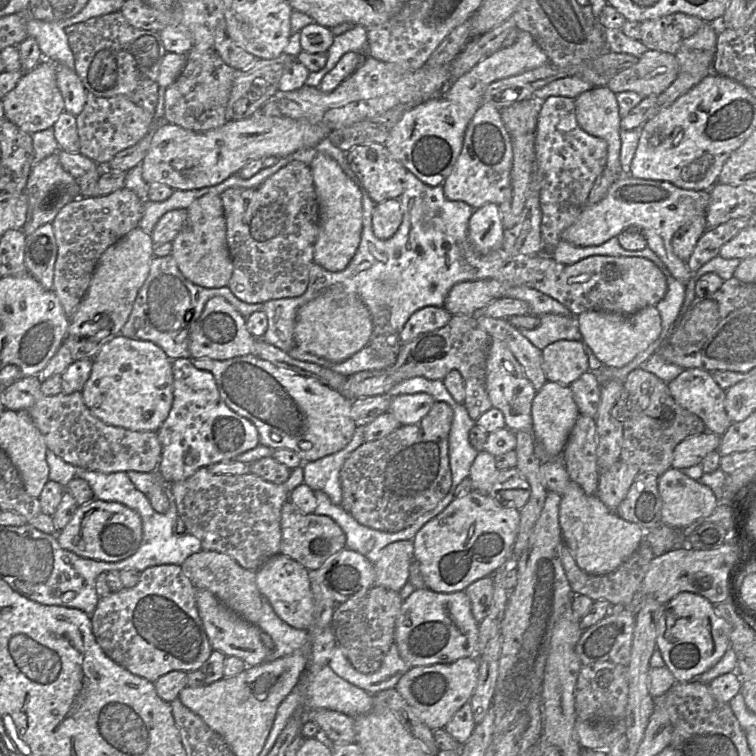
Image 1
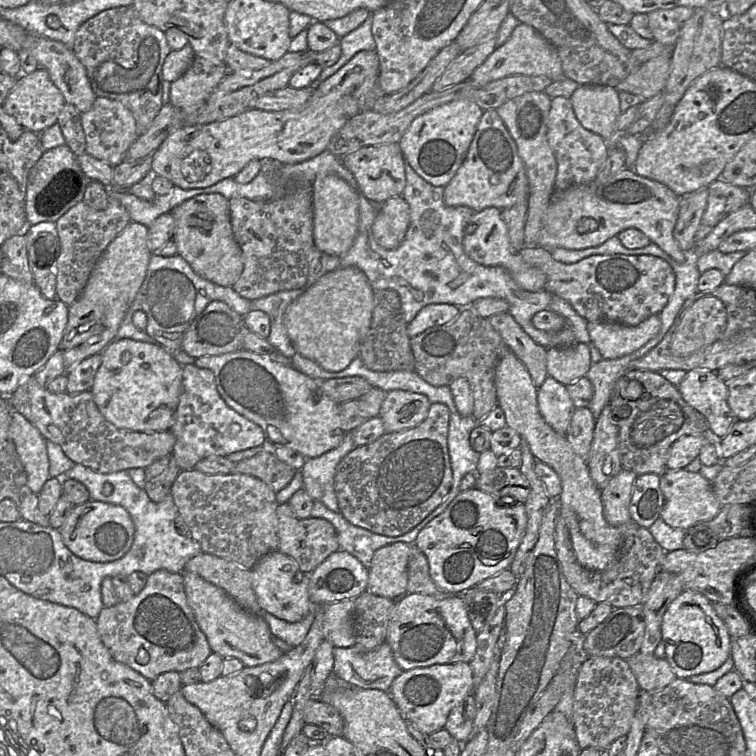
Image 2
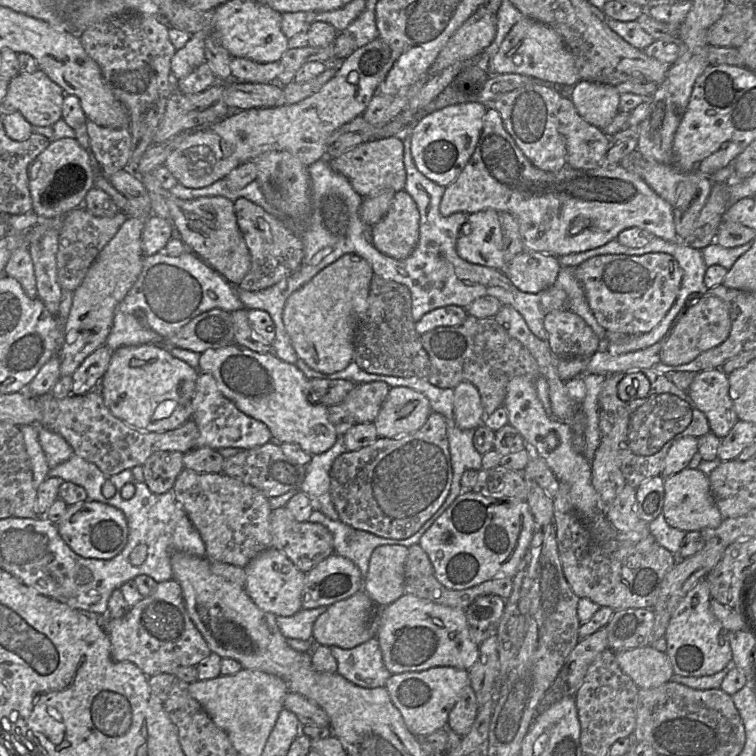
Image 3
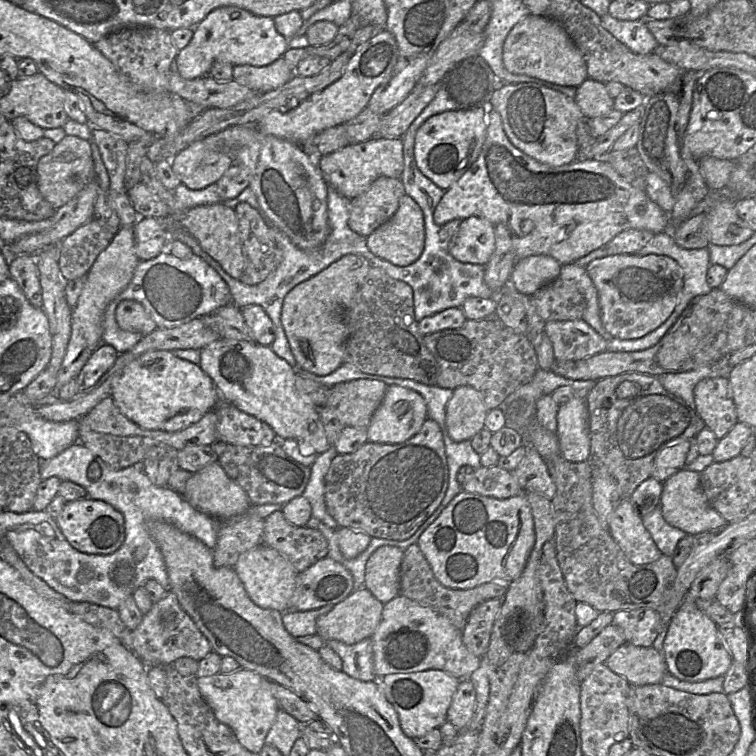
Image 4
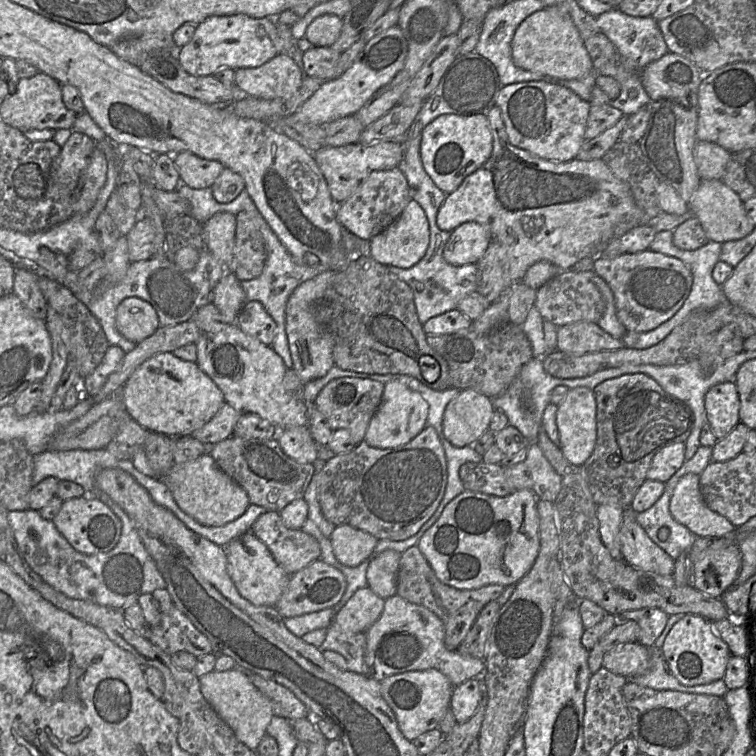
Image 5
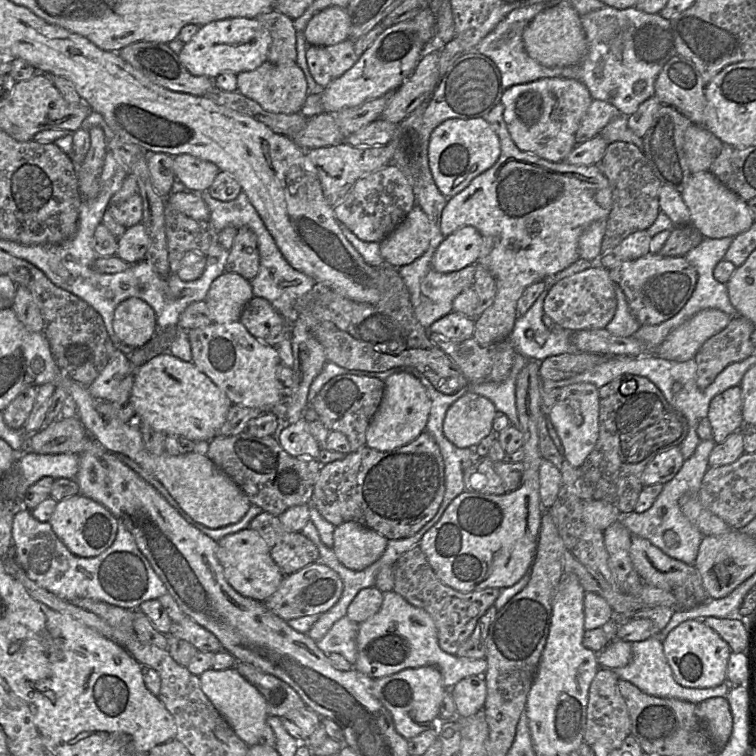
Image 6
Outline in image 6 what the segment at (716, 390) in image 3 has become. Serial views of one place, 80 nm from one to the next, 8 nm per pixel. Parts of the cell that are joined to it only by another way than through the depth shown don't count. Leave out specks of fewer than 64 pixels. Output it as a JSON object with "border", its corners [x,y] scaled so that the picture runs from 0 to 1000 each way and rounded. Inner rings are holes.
{"border":[[[979,511],[966,512],[942,526],[935,553],[939,558],[943,583],[950,587],[972,570],[981,569],[981,517]]]}

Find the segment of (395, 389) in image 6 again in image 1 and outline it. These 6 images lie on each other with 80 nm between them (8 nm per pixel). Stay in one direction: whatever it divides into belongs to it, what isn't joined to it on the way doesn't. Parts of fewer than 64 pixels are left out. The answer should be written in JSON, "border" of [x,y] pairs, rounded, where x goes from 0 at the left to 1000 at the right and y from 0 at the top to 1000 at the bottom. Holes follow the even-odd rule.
{"border":[[[565,520],[533,521],[519,526],[515,544],[530,562],[554,558],[577,530]]]}

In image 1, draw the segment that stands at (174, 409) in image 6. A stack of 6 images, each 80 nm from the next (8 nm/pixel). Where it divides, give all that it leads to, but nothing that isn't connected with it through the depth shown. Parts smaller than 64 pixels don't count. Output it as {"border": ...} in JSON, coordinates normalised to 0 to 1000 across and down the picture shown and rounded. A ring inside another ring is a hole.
{"border":[[[155,443],[122,474],[120,493],[107,521],[122,549],[143,562],[208,570],[229,532],[228,476],[201,452]]]}

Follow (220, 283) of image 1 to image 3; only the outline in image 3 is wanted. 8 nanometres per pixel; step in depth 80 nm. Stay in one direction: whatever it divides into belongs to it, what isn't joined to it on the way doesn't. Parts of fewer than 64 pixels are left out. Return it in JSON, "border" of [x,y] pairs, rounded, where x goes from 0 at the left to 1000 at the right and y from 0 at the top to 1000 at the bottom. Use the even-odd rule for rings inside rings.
{"border":[[[202,226],[184,233],[196,255],[216,262],[235,313],[253,332],[290,361],[303,376],[315,378],[331,356],[331,335],[313,298],[310,270],[295,259],[270,259],[251,265],[231,261],[214,249]]]}

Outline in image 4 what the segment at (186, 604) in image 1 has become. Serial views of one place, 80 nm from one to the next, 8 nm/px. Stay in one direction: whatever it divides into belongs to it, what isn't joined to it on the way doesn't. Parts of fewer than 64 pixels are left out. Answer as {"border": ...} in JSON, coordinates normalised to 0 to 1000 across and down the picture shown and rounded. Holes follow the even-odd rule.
{"border":[[[221,780],[218,788],[202,798],[200,806],[189,813],[187,824],[173,835],[172,860],[193,880],[226,880],[239,869],[265,874],[279,861],[274,844],[259,829],[250,813],[239,804],[233,787]]]}

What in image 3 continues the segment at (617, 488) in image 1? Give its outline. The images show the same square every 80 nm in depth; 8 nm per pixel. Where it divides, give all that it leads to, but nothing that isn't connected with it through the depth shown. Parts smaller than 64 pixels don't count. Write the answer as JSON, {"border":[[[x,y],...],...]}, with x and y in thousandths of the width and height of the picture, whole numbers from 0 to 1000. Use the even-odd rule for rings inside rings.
{"border":[[[828,640],[821,652],[802,672],[800,683],[810,696],[820,705],[828,708],[837,718],[845,718],[860,708],[858,692],[851,689],[843,679],[841,647]]]}

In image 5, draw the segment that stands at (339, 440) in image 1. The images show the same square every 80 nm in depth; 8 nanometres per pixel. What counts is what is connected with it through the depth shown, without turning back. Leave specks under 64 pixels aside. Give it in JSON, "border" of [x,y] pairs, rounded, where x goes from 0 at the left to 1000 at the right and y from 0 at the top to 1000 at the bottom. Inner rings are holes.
{"border":[[[313,427],[284,442],[267,440],[258,456],[259,481],[292,516],[299,534],[319,546],[339,548],[366,566],[407,563],[407,538],[376,513],[380,487],[358,458],[323,440]]]}

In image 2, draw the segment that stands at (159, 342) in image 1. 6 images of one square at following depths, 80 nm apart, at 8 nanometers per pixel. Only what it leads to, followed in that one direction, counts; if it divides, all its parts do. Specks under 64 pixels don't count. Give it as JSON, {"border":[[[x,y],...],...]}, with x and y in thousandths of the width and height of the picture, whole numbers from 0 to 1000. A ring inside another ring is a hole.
{"border":[[[201,336],[192,369],[161,423],[151,450],[169,447],[210,455],[241,484],[257,481],[258,474],[241,463],[242,444],[255,423],[283,397],[295,398],[321,421],[333,411],[332,398],[317,392],[307,380],[287,377],[262,364],[239,339],[233,336],[226,340],[216,340],[210,336]],[[183,410],[194,417],[192,437],[176,430],[176,415]]]}

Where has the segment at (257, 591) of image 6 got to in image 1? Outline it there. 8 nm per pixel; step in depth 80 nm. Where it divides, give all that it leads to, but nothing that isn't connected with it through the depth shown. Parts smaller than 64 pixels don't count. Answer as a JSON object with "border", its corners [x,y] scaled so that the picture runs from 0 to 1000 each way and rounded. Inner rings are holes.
{"border":[[[368,733],[339,755],[339,771],[345,787],[354,794],[366,815],[378,825],[397,833],[407,833],[411,829],[415,798],[410,757],[398,746],[381,735]]]}

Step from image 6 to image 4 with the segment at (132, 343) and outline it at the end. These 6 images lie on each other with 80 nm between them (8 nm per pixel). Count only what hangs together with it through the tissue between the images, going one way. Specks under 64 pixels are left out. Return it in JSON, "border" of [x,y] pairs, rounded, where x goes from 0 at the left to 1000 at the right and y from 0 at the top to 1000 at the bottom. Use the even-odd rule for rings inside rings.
{"border":[[[179,397],[160,398],[153,407],[152,417],[156,431],[165,438],[193,444],[208,434],[189,403]]]}

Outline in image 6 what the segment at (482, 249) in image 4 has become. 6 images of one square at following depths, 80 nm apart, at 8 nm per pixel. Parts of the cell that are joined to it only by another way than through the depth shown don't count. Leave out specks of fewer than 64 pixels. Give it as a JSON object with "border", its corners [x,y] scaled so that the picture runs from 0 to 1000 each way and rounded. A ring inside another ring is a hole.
{"border":[[[614,299],[590,312],[577,329],[571,353],[578,360],[594,361],[630,351],[636,332],[638,312],[626,299]]]}

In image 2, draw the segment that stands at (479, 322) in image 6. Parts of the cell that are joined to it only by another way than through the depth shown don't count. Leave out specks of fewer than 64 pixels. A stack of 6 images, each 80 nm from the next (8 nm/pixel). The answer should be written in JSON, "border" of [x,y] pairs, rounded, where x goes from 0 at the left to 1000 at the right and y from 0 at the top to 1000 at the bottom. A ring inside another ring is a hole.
{"border":[[[640,146],[612,216],[587,249],[589,271],[595,274],[618,272],[628,280],[644,274],[668,276],[680,272],[687,266],[697,266],[698,259],[698,234],[693,217],[685,204],[681,187],[673,177],[657,146]],[[831,222],[800,241],[784,239],[749,251],[733,251],[717,290],[710,324],[728,332],[734,328],[769,331],[791,327],[823,306],[840,302],[892,345],[903,348],[907,335],[899,329],[890,311],[901,261],[880,245],[844,233]]]}

